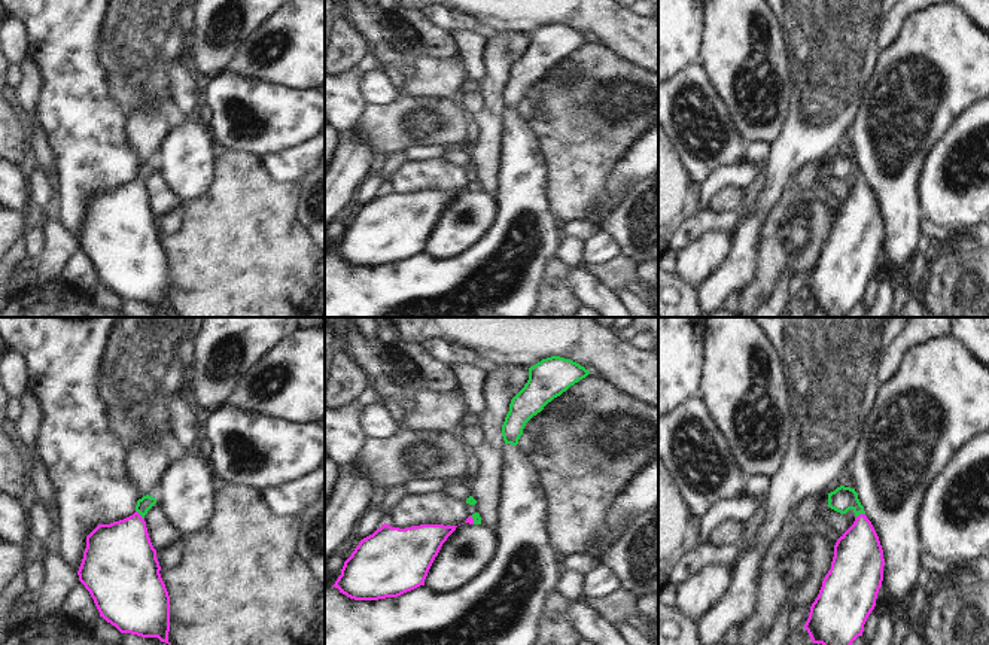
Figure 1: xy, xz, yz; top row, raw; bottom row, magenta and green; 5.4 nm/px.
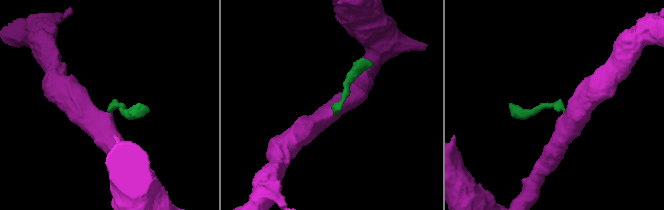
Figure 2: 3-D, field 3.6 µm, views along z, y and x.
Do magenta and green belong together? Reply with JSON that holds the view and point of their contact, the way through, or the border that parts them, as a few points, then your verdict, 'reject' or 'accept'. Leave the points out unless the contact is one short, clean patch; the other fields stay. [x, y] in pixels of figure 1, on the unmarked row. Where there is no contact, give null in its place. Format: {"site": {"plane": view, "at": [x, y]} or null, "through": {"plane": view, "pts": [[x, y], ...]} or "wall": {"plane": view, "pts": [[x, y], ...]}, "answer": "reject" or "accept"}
{"site": {"plane": "xy", "at": [139, 180]}, "through": {"plane": "xy", "pts": [[119, 222], [139, 180], [146, 169]]}, "answer": "accept"}

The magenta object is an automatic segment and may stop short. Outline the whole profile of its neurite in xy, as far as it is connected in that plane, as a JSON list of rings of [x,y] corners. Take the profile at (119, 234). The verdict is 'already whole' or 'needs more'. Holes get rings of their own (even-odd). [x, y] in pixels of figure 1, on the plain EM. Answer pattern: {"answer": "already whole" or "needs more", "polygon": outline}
{"answer": "needs more", "polygon": [[[146,161],[133,182],[98,191],[86,203],[77,241],[100,283],[121,299],[158,304],[170,311],[170,262],[144,188],[155,170]]]}

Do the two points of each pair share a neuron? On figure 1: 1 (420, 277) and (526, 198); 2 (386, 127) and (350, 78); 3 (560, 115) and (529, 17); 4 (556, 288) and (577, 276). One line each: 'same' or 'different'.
1: same
2: different
3: different
4: different

